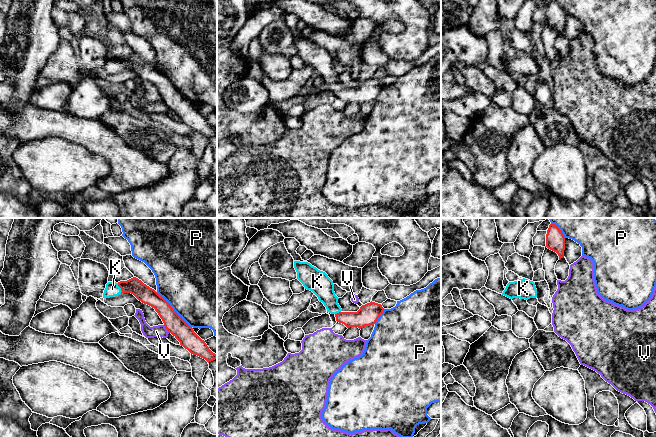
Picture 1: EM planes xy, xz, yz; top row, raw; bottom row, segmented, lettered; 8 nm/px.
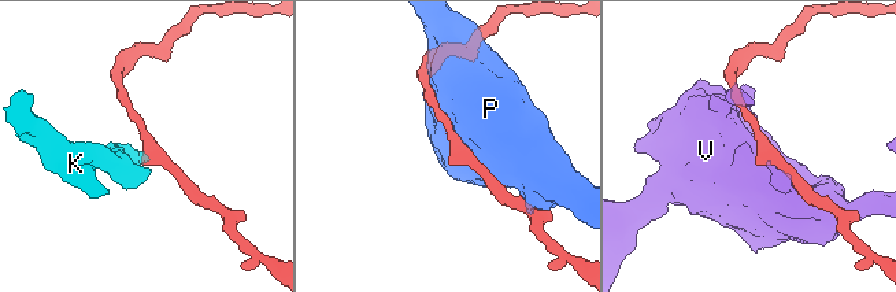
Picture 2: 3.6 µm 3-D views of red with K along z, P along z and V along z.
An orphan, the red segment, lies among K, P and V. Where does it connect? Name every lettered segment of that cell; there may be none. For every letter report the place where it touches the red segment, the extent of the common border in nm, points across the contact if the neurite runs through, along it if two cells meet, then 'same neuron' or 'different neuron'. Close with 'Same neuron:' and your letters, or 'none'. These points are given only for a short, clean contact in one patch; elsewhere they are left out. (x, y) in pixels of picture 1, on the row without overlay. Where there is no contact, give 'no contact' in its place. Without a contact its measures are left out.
K: xy (120, 63) | 90 nm | across xy (145, 70), (136, 63), (120, 63), (112, 65) | same neuron
P: xy (172, 85) | 400 nm | different neuron
V: xy (166, 104) | 80 nm | different neuron
Same neuron: K

